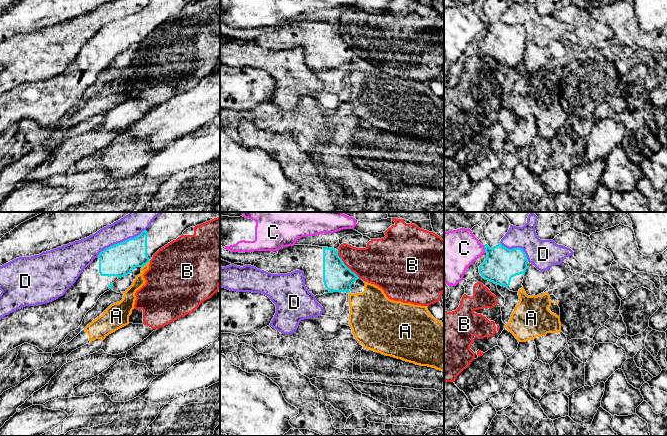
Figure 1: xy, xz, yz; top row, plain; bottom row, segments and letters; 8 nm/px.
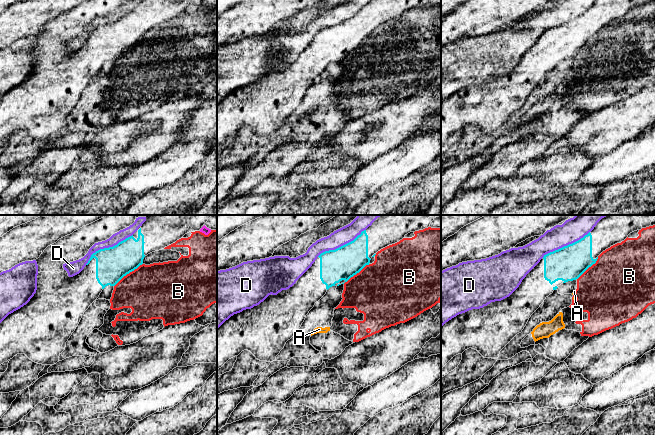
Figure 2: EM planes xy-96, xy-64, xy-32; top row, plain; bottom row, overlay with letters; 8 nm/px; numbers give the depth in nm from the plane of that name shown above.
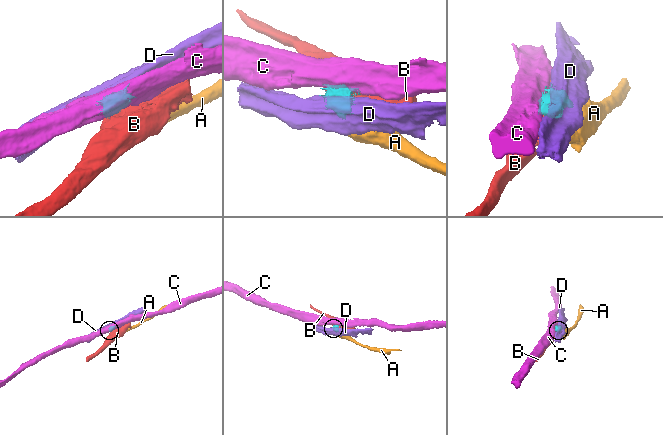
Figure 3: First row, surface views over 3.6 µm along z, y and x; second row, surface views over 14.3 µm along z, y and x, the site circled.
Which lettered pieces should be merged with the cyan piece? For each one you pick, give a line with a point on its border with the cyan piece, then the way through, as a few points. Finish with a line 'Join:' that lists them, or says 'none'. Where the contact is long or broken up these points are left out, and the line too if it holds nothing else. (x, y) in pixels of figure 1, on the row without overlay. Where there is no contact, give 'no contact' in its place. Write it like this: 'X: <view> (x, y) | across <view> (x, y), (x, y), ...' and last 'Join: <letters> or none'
Join: none

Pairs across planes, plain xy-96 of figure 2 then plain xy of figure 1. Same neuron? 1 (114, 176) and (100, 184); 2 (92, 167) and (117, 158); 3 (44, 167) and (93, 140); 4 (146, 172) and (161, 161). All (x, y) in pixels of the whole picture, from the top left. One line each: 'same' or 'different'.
1: different
2: same
3: same
4: same

